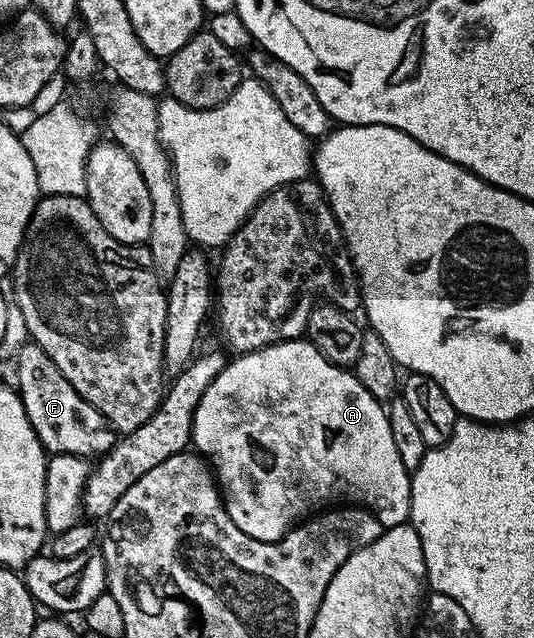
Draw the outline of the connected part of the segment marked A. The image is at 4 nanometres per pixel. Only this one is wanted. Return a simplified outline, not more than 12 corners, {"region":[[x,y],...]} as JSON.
{"region":[[308,339],[230,359],[191,444],[268,544],[409,520],[388,411]]}

